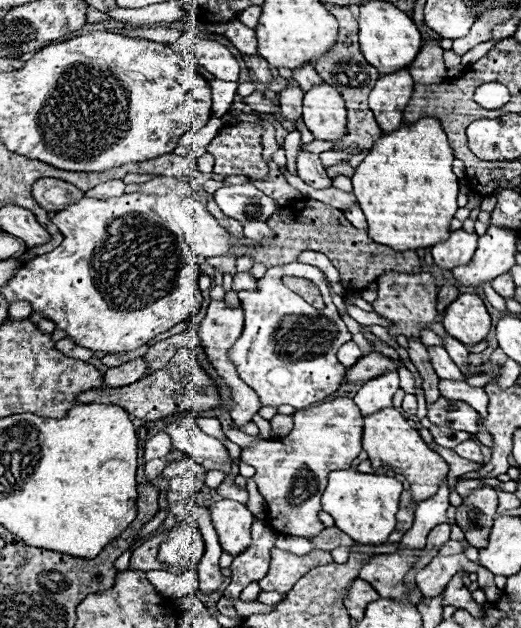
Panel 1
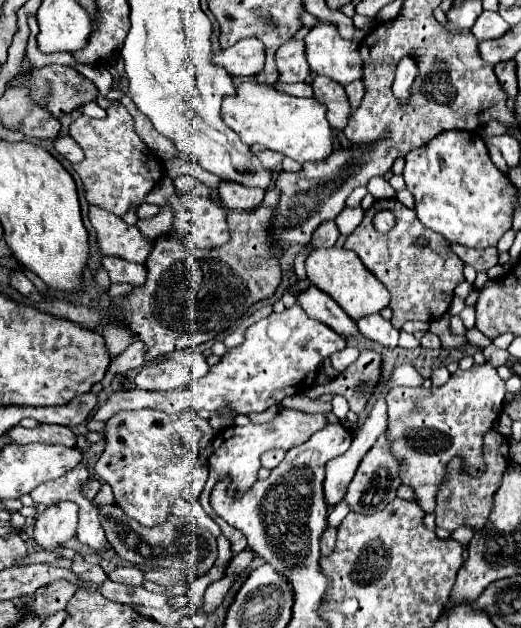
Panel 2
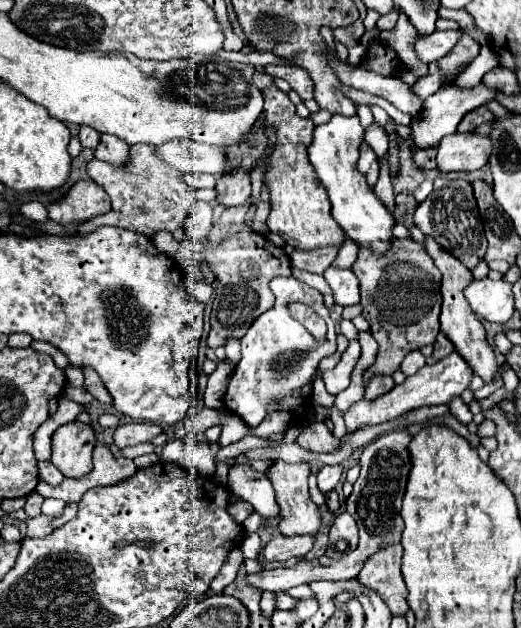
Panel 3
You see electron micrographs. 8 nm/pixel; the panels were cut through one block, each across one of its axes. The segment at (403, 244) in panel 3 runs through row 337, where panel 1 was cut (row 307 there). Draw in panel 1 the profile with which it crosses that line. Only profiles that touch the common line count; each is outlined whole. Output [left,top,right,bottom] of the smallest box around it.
[372,272,438,340]

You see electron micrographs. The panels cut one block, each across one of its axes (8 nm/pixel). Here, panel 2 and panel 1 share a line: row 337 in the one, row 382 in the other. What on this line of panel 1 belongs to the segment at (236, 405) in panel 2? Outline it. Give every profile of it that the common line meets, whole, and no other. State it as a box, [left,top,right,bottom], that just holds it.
[230,262,352,410]

